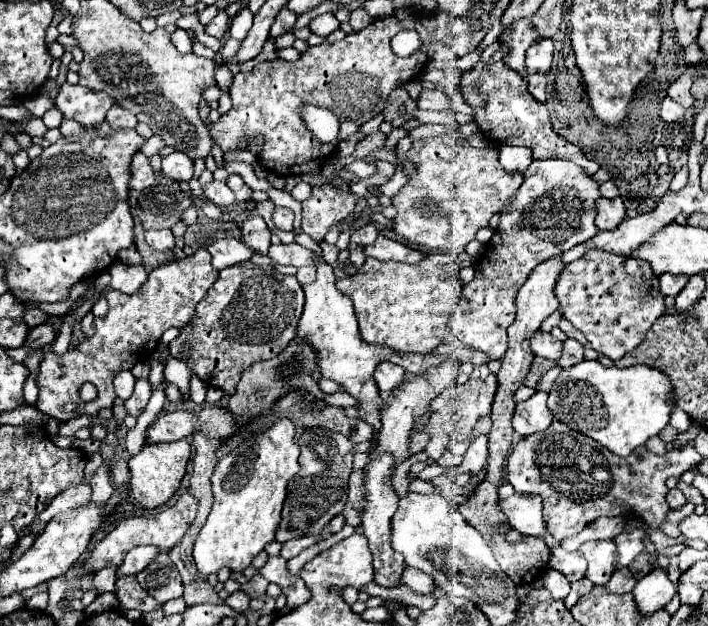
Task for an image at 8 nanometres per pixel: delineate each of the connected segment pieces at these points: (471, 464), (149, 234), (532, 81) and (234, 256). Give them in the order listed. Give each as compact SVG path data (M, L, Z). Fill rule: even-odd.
M480 435L472 441L472 445L468 447L464 461L456 467L458 473L468 473L468 475L478 475L488 459L488 445L486 445L486 437Z
M170 229L146 231L146 243L156 251L170 251L174 247L174 235Z
M546 75L528 77L528 89L536 101L544 103L546 101Z
M220 239L216 243L212 243L208 247L210 255L212 255L212 265L214 269L226 269L238 263L246 263L252 259L254 251L248 249L244 243L240 243L238 239Z

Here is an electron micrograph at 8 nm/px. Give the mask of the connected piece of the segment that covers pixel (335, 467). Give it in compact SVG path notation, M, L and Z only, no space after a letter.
M324 427L296 429L296 443L300 447L300 471L288 483L288 497L282 509L282 523L276 541L284 543L302 535L316 535L334 515L342 511L348 501L348 477L352 469L352 447L340 433L330 433Z

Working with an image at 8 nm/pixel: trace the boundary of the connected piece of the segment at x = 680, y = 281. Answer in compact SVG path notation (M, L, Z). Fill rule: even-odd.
M666 273L666 275L660 275L660 277L658 277L658 283L660 283L662 295L672 295L672 297L676 297L676 295L684 289L684 285L688 283L688 277Z

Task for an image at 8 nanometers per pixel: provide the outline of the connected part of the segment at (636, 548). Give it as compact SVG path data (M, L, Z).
M630 529L628 533L620 533L614 541L618 545L618 567L628 567L634 557L638 557L644 549L646 531L644 529Z

